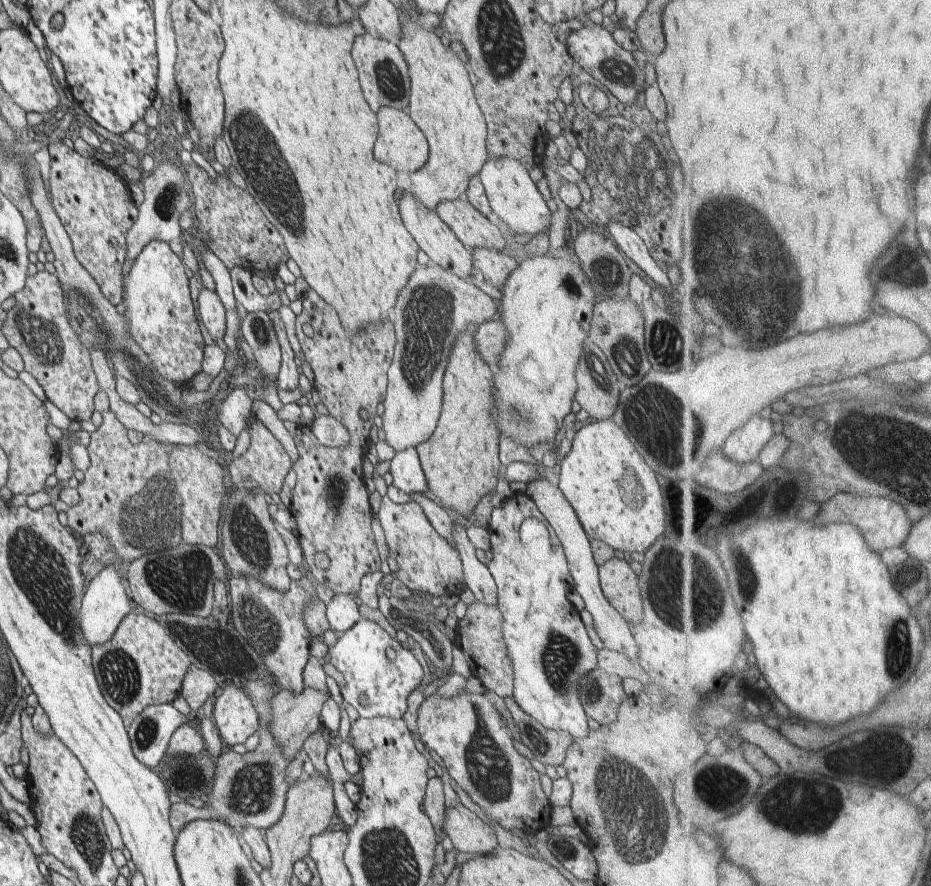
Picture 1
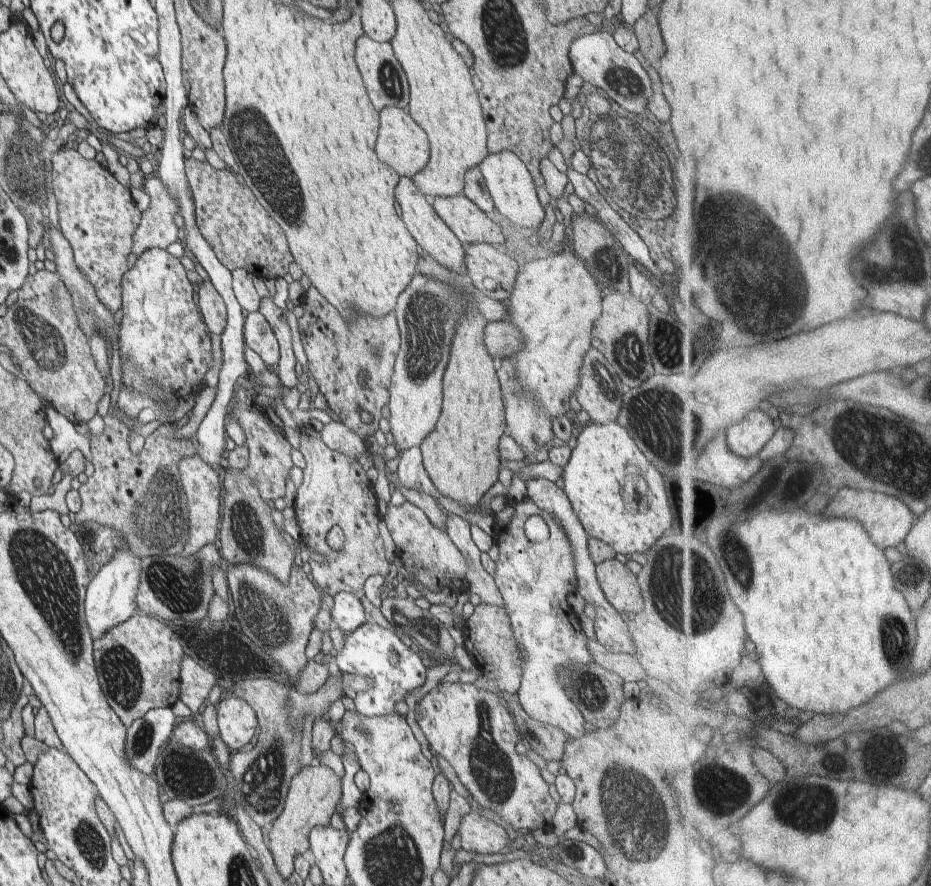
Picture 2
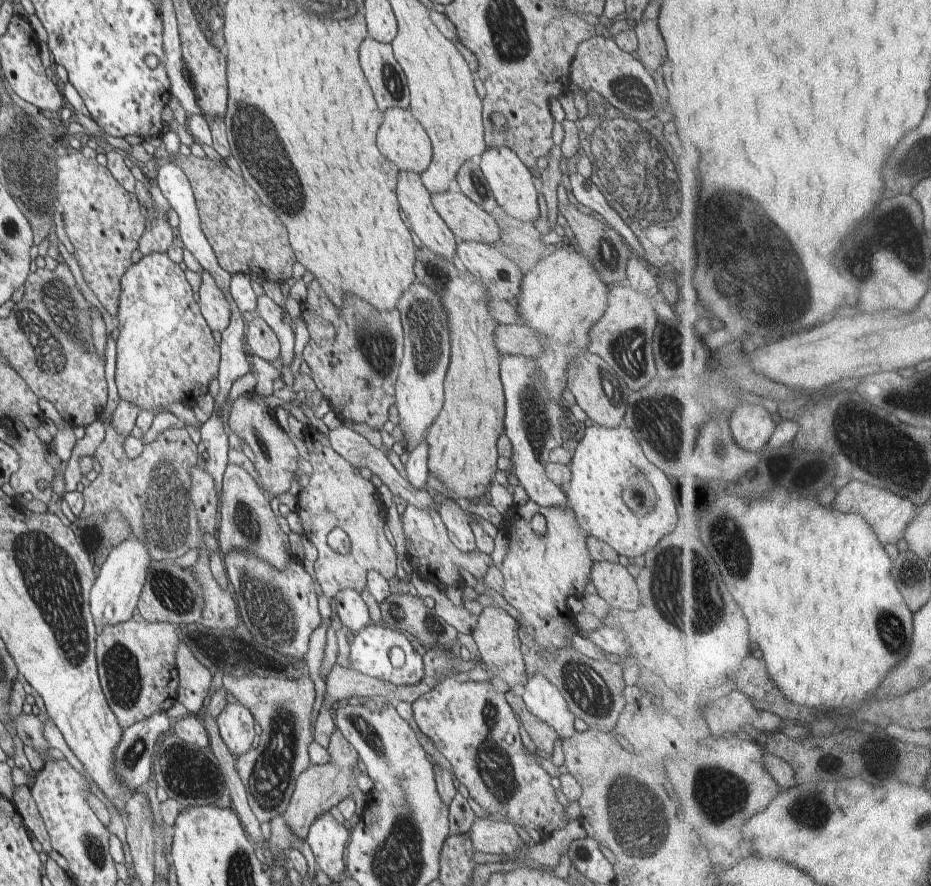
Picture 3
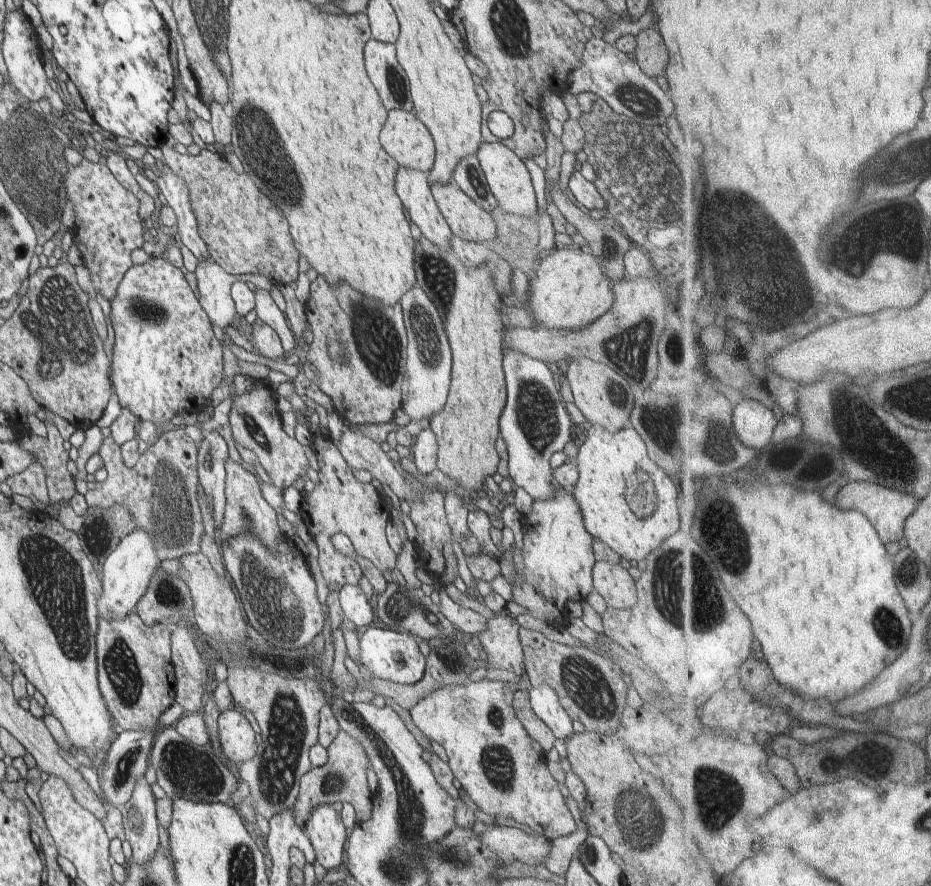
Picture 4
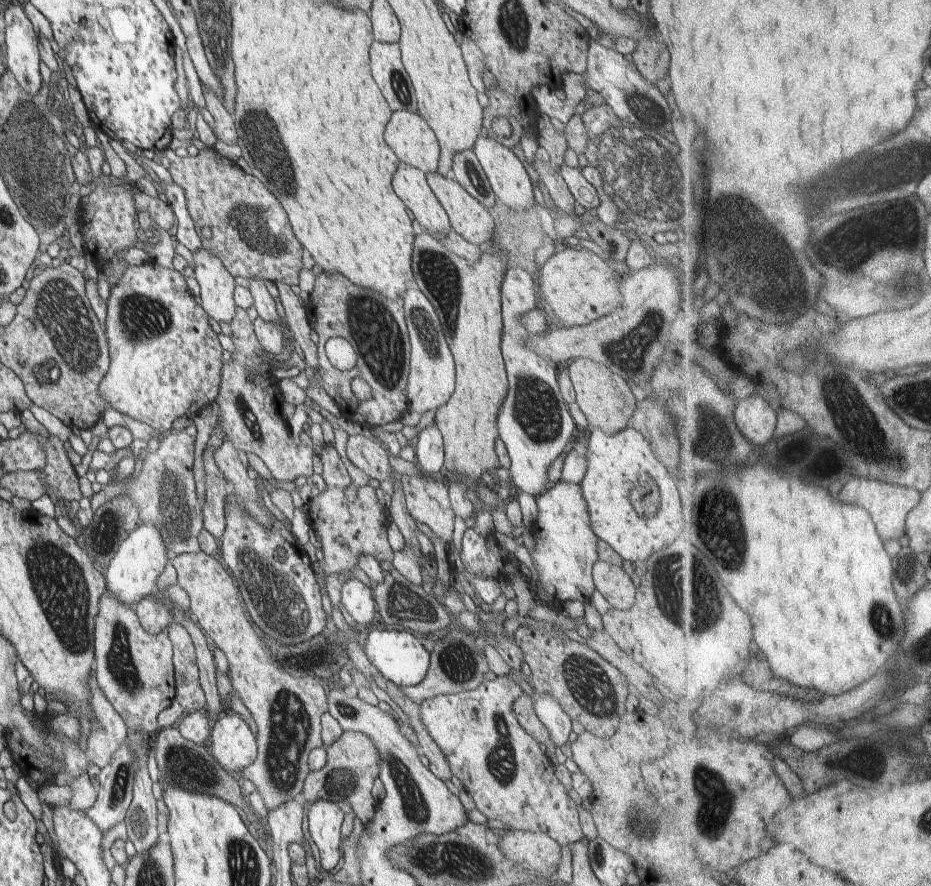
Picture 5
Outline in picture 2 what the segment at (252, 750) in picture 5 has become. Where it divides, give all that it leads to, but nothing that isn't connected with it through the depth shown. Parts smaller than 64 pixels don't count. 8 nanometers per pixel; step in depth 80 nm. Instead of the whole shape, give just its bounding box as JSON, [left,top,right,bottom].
[217,688,259,752]

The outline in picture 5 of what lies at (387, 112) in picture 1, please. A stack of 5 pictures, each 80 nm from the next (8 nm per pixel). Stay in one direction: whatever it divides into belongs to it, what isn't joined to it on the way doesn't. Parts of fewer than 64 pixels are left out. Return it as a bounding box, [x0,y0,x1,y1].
[385,112,441,175]

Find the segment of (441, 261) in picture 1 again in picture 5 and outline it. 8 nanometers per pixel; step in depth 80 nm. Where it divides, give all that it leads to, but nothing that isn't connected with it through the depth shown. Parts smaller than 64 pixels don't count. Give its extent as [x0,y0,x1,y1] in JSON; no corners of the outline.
[393,161,452,241]

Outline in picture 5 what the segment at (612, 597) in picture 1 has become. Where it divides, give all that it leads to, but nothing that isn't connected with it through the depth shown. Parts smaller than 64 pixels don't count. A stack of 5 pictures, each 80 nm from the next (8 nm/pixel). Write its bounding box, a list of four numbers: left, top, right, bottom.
[592,560,635,611]

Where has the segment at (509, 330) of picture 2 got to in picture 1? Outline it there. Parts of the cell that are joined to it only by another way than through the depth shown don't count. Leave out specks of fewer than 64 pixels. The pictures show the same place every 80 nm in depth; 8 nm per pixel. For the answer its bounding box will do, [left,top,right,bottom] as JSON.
[475,318,509,370]

